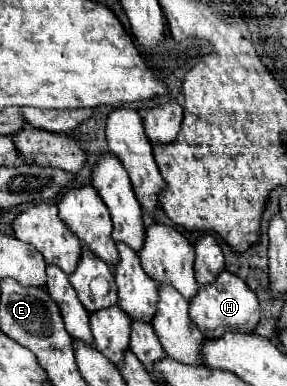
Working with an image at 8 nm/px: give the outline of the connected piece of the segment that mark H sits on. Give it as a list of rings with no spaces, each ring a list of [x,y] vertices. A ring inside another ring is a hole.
[[[222,272],[216,282],[200,286],[194,300],[190,300],[190,318],[208,340],[216,340],[226,332],[252,334],[258,324],[258,298],[242,278],[230,272]]]

